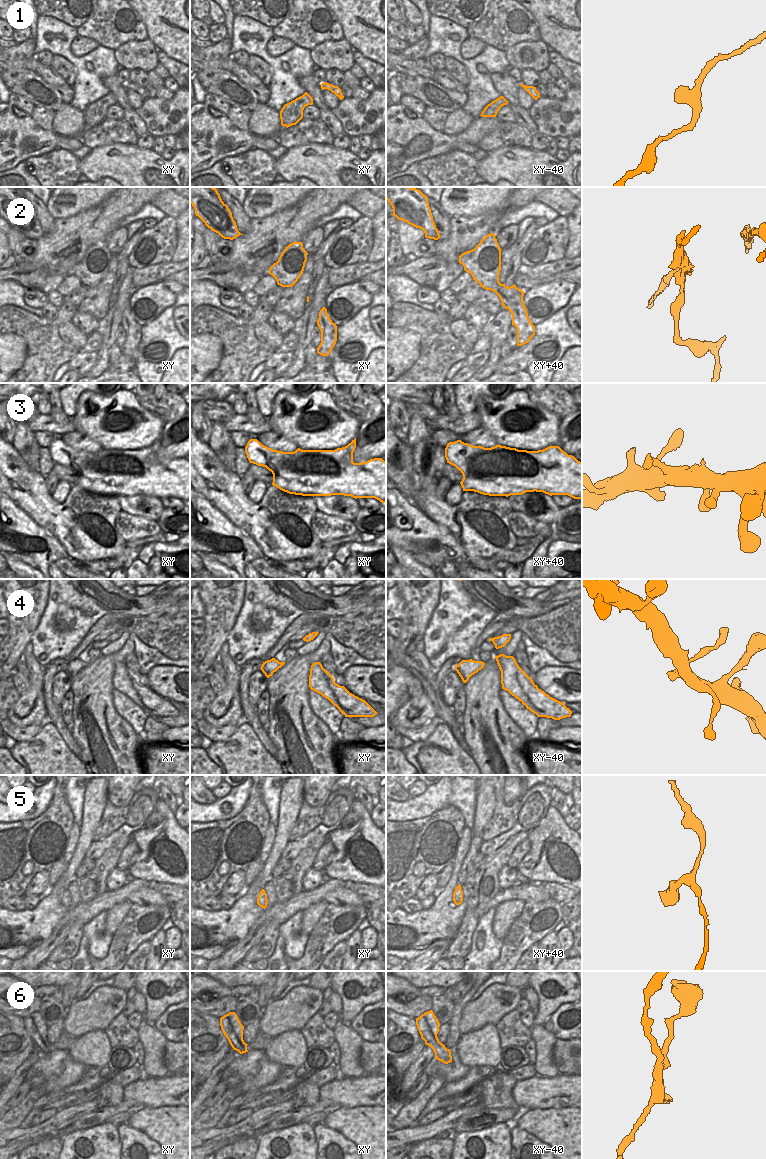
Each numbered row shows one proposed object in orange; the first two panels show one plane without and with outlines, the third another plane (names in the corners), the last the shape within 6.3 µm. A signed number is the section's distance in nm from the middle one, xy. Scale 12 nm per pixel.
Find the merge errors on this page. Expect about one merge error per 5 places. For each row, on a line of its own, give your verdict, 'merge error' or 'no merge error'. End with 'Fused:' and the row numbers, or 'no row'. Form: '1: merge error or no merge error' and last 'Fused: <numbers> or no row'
1: no merge error
2: merge error
3: no merge error
4: no merge error
5: no merge error
6: no merge error
Fused: 2

